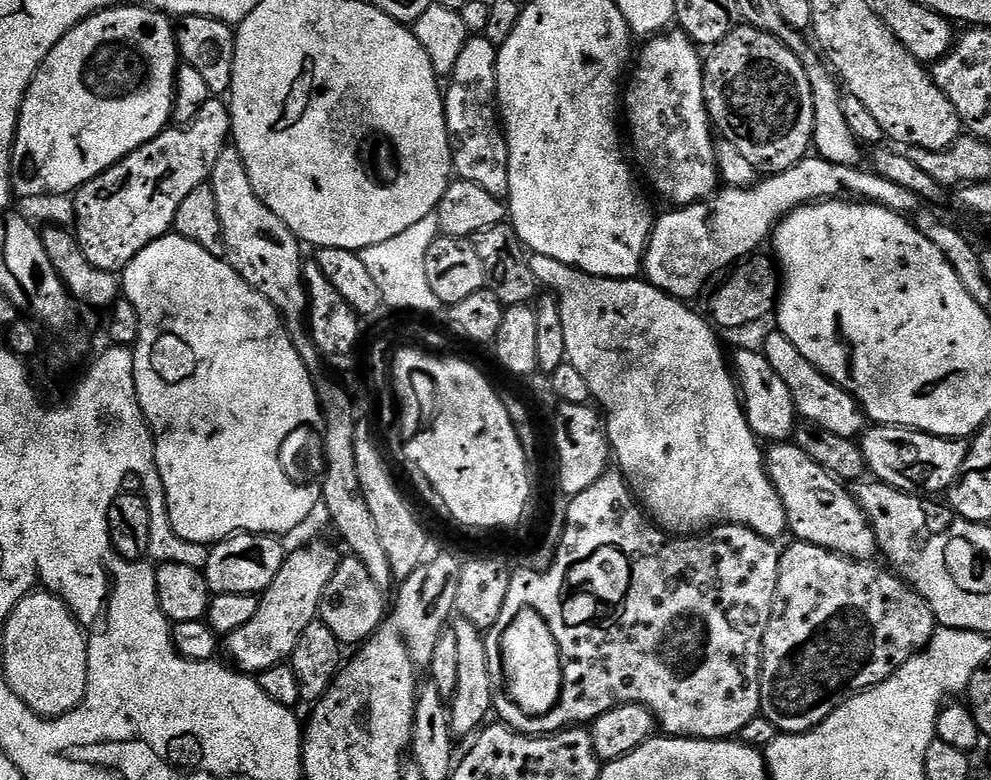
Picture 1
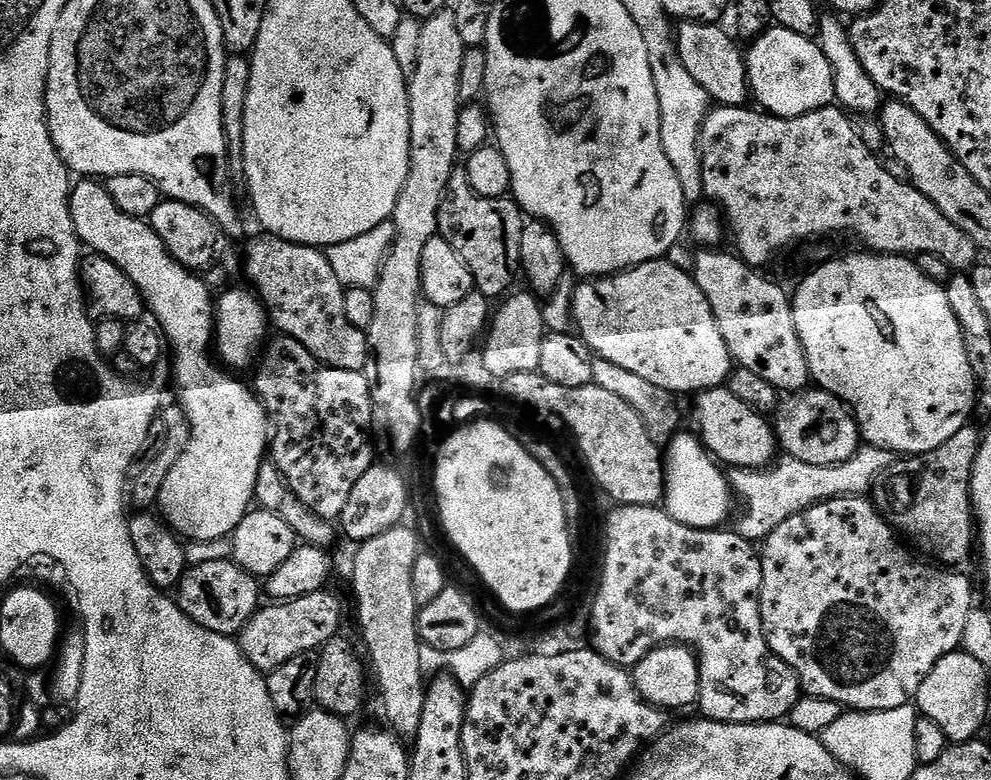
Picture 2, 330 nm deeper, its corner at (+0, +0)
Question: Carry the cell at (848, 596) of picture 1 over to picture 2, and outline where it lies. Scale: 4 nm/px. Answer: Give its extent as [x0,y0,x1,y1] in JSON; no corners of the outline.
[759,495,974,712]

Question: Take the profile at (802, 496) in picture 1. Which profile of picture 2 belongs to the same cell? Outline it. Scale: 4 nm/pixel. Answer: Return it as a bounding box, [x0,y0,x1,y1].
[692,386,778,469]

